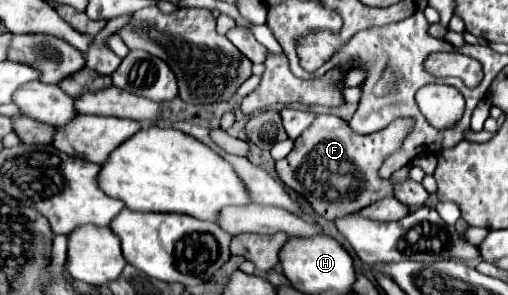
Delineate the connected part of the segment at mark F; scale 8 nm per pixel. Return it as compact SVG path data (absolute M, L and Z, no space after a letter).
M319 114L315 116L313 124L295 140L291 154L277 162L277 176L283 180L283 184L305 196L313 210L327 220L359 212L381 198L393 196L393 184L407 180L407 168L397 170L389 180L381 180L377 170L381 162L393 150L397 150L411 126L413 120L401 118L377 134L359 136L339 116Z

